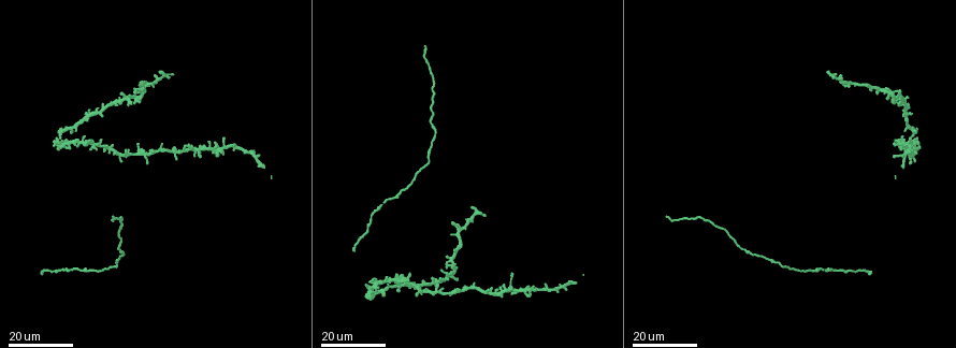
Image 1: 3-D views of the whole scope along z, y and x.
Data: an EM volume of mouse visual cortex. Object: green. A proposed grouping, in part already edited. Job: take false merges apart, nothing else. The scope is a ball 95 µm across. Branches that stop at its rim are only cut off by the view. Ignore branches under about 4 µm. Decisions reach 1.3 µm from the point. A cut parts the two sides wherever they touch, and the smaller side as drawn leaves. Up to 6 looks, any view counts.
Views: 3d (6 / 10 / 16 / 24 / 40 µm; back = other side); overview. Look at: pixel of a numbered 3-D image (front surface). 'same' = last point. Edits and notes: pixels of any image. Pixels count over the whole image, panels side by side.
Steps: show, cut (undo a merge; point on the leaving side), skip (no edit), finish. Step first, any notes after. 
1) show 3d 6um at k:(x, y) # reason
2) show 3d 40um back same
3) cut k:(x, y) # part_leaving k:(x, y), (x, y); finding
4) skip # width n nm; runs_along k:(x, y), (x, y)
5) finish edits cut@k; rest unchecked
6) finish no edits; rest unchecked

show 3d 24um at 1:(428, 153) # calibre changes

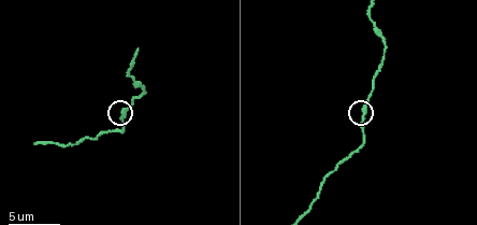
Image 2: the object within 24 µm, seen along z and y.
show 3d 10um at 2:(364, 122)

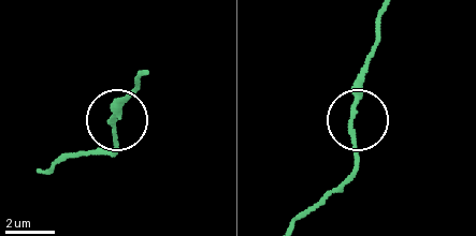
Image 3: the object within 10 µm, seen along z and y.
skip # runs_along 3:(298, 220), (351, 172), (352, 85), (359, 69); continuous, no second neuron

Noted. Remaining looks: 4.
show 3d 16um at 1:(67, 272) # calibre changes

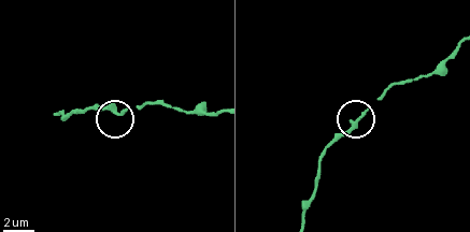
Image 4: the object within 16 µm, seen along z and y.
show 3d 6um at 4:(121, 113)

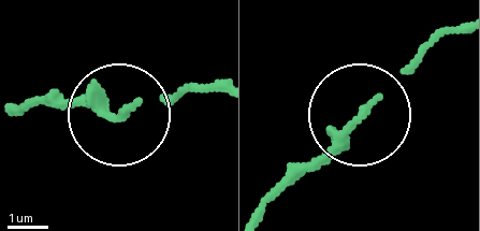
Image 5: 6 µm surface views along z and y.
skip # runs_along 5:(18, 113), (49, 102), (121, 113), (190, 91); continuous, no second neuron

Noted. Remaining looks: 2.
show 3d 16um at 1:(196, 150) # four arms meet

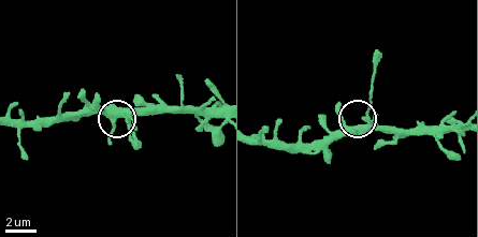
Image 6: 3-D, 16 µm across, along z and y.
show 3d 10um at 6:(131, 116)

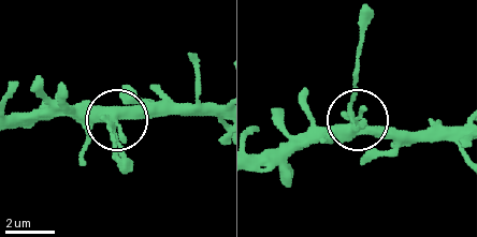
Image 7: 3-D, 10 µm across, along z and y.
cut 7:(353, 87) # side_arm 5 um; part_leaving 7:(349, 120), (362, 18); a second neuron is stuck on

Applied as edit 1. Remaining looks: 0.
finish edits cut@7; rest unchecked

